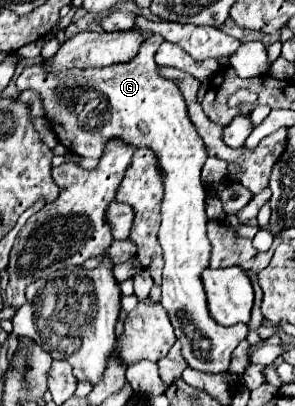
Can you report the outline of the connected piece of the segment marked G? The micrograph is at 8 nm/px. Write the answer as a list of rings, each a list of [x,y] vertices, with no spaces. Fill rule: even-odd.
[[[151,35],[147,41],[141,43],[141,49],[133,61],[127,63],[117,63],[109,67],[87,67],[87,69],[67,69],[61,73],[45,73],[41,65],[31,65],[27,67],[19,77],[17,77],[17,91],[37,91],[43,101],[43,113],[47,123],[51,125],[53,133],[57,139],[75,155],[81,157],[91,157],[99,159],[103,153],[103,145],[111,137],[119,137],[131,145],[137,147],[151,147],[157,157],[159,157],[159,167],[165,177],[165,197],[163,197],[163,223],[159,229],[159,243],[163,247],[163,257],[165,257],[165,267],[163,267],[163,281],[161,281],[161,305],[169,313],[169,319],[175,327],[177,339],[183,343],[183,357],[185,361],[201,371],[209,373],[223,373],[229,369],[229,359],[231,351],[247,337],[247,325],[233,325],[233,327],[223,327],[217,325],[211,317],[207,307],[207,299],[201,281],[201,269],[205,265],[209,267],[209,255],[211,255],[211,243],[205,235],[207,231],[207,215],[205,215],[205,187],[201,181],[201,167],[207,159],[205,143],[201,141],[197,129],[193,129],[193,121],[189,121],[187,105],[185,99],[179,91],[179,87],[173,81],[163,79],[157,73],[155,65],[155,51],[161,45],[163,37],[161,35]],[[81,89],[85,91],[87,99],[81,99]],[[147,125],[147,133],[141,129]]]

